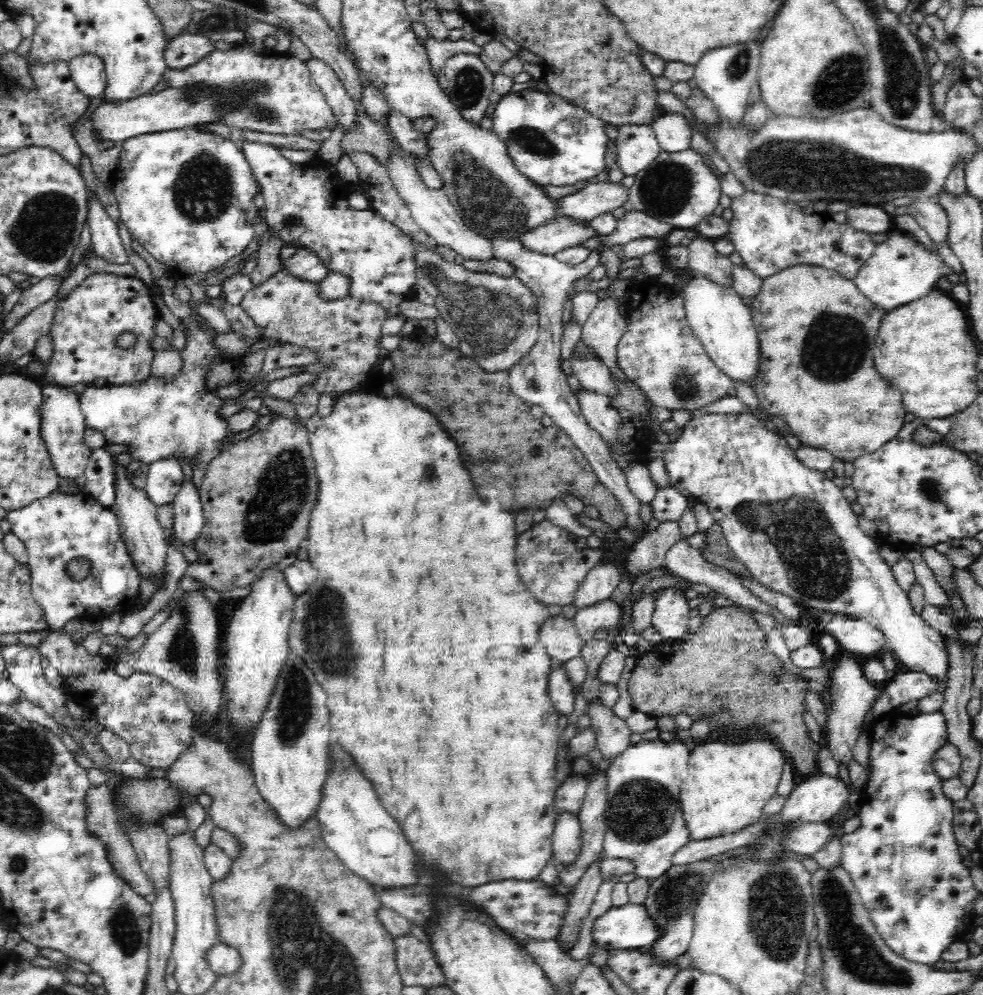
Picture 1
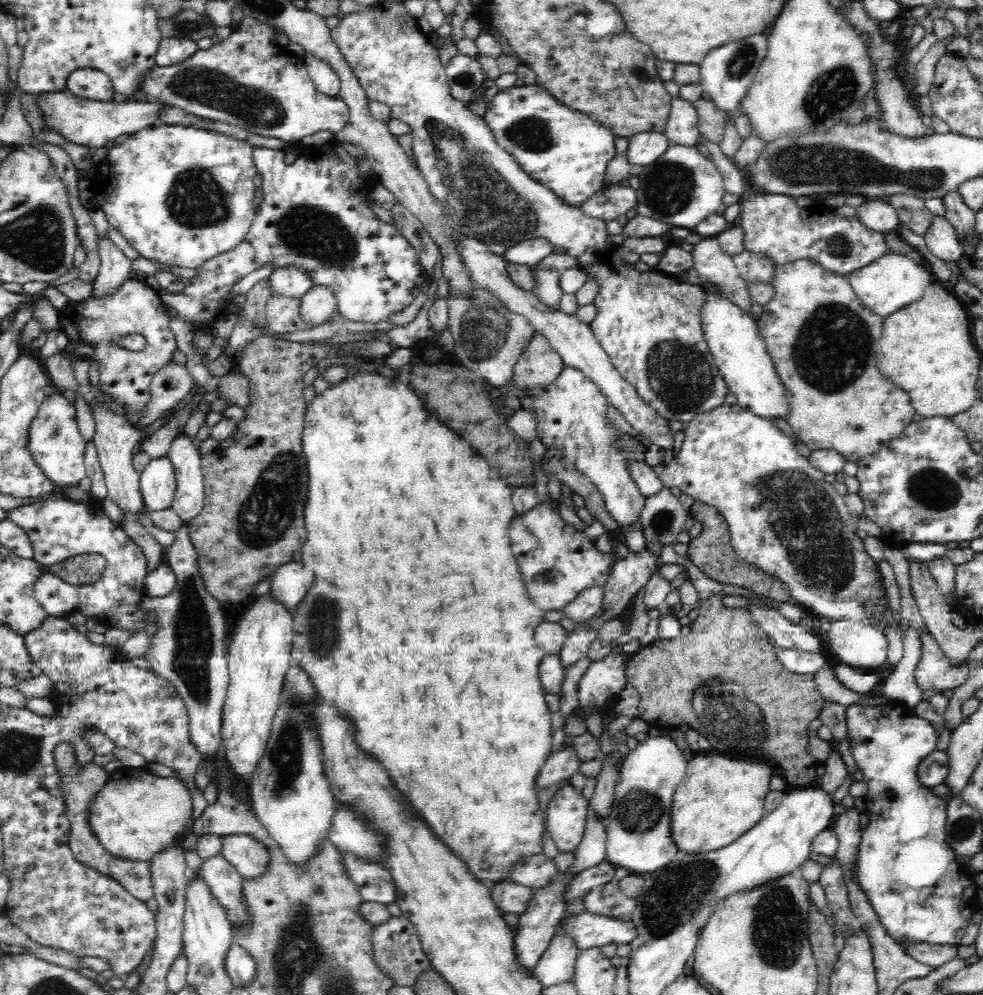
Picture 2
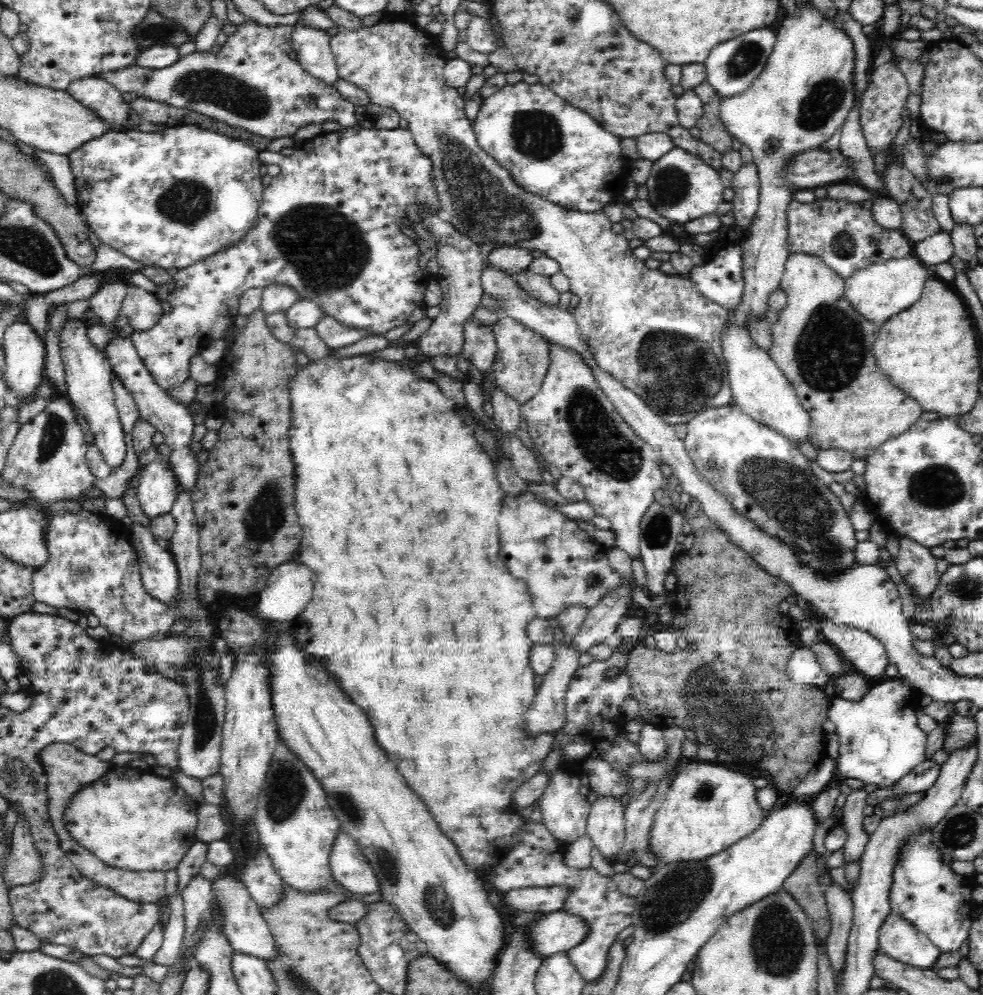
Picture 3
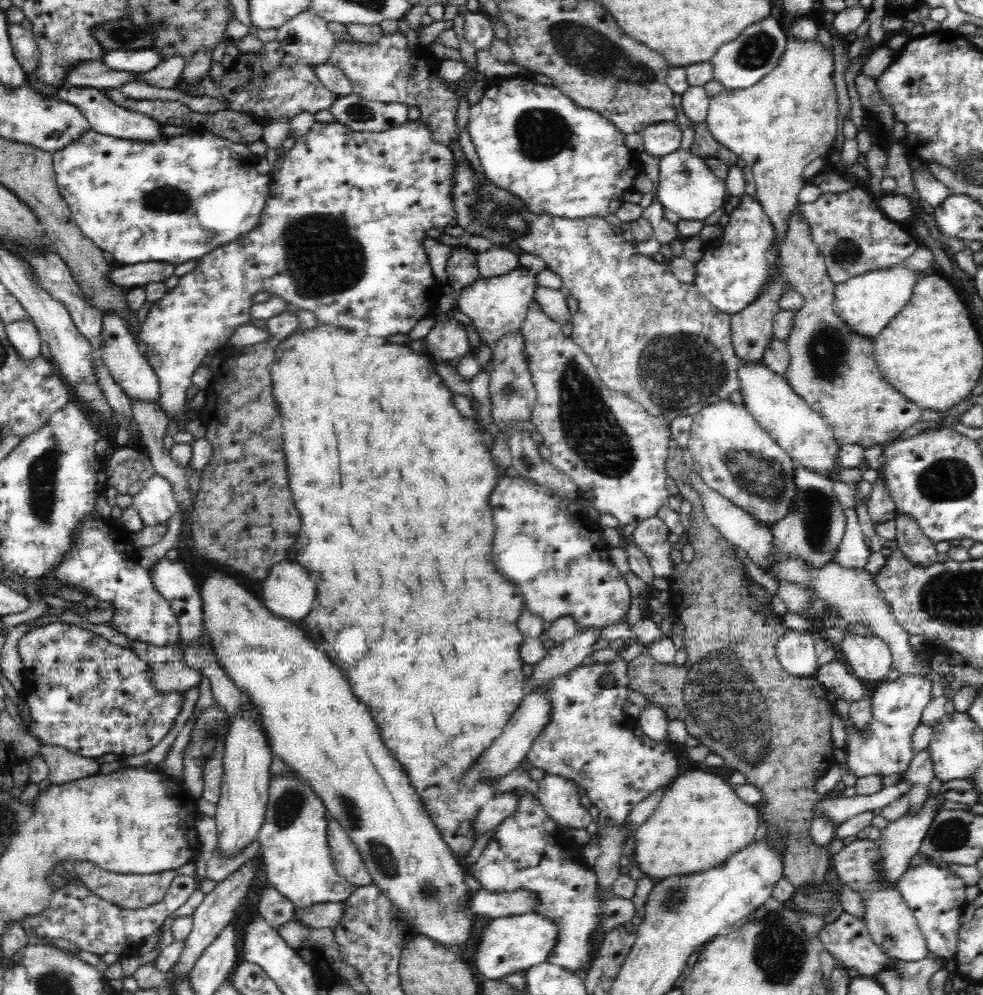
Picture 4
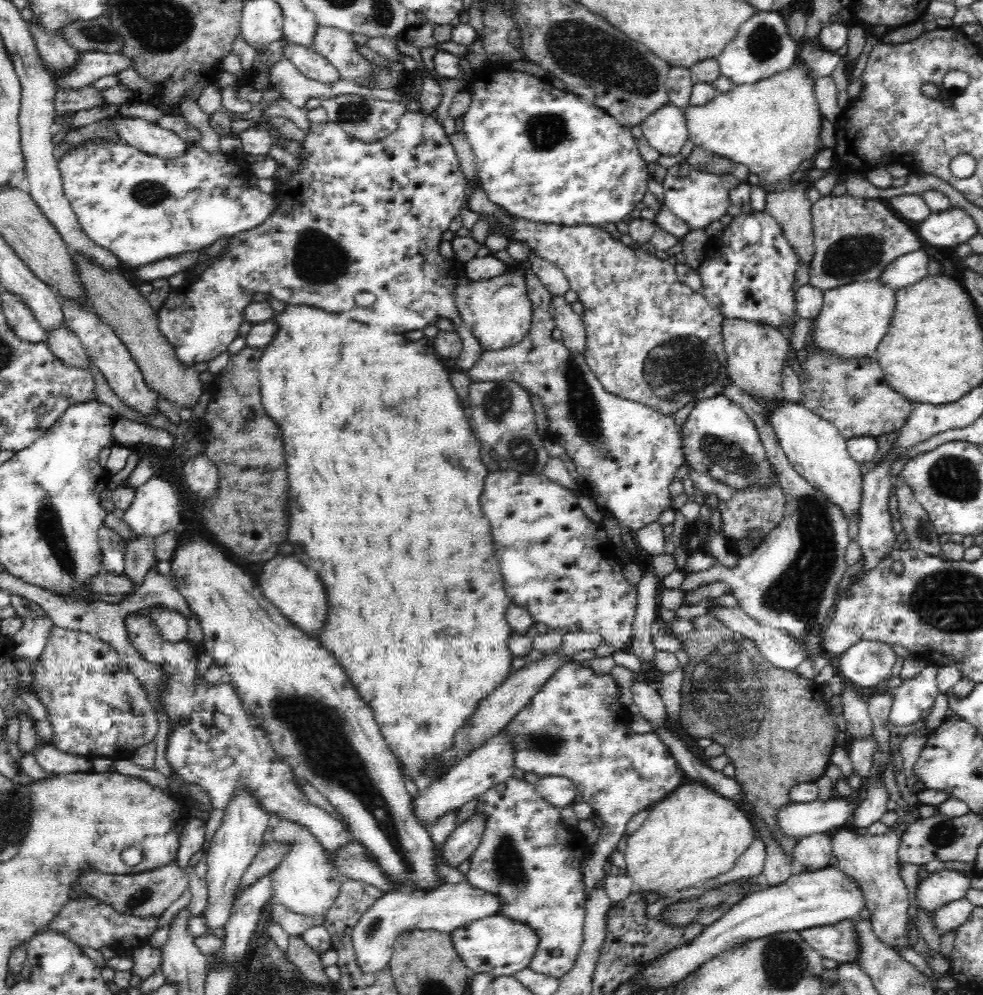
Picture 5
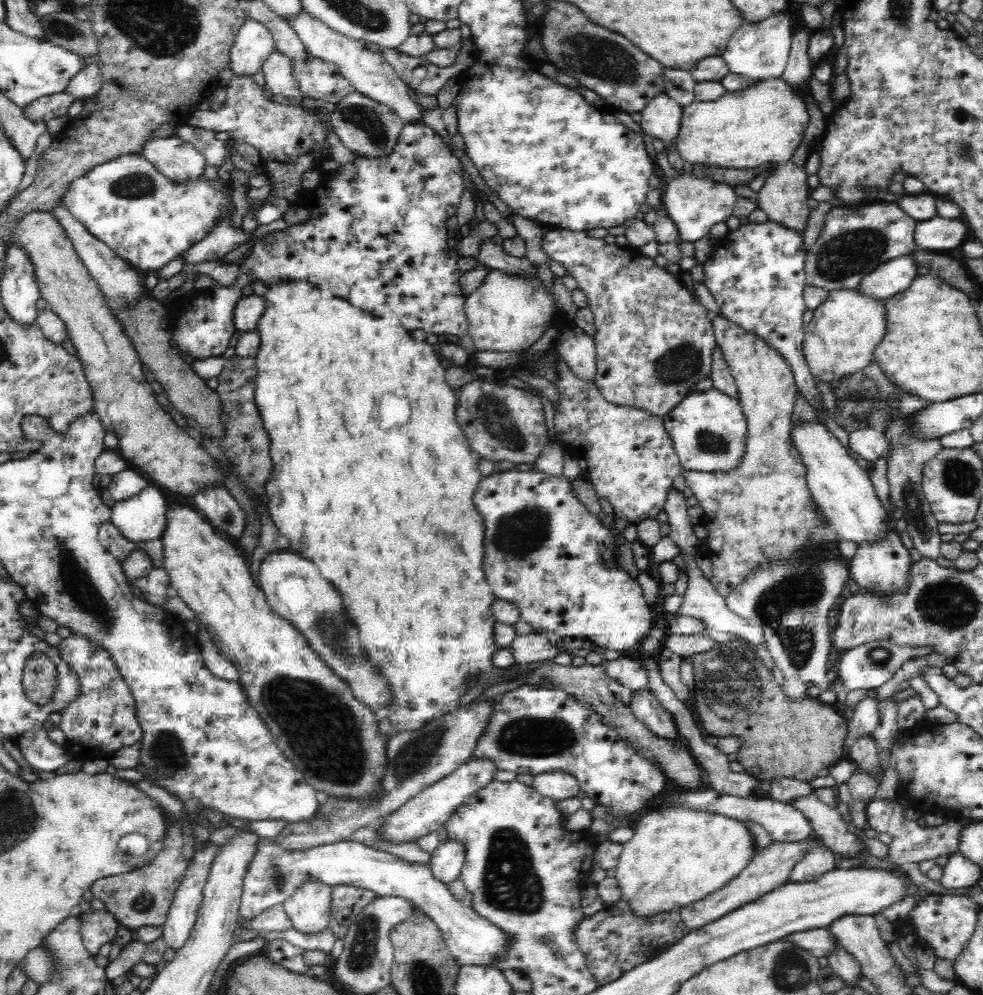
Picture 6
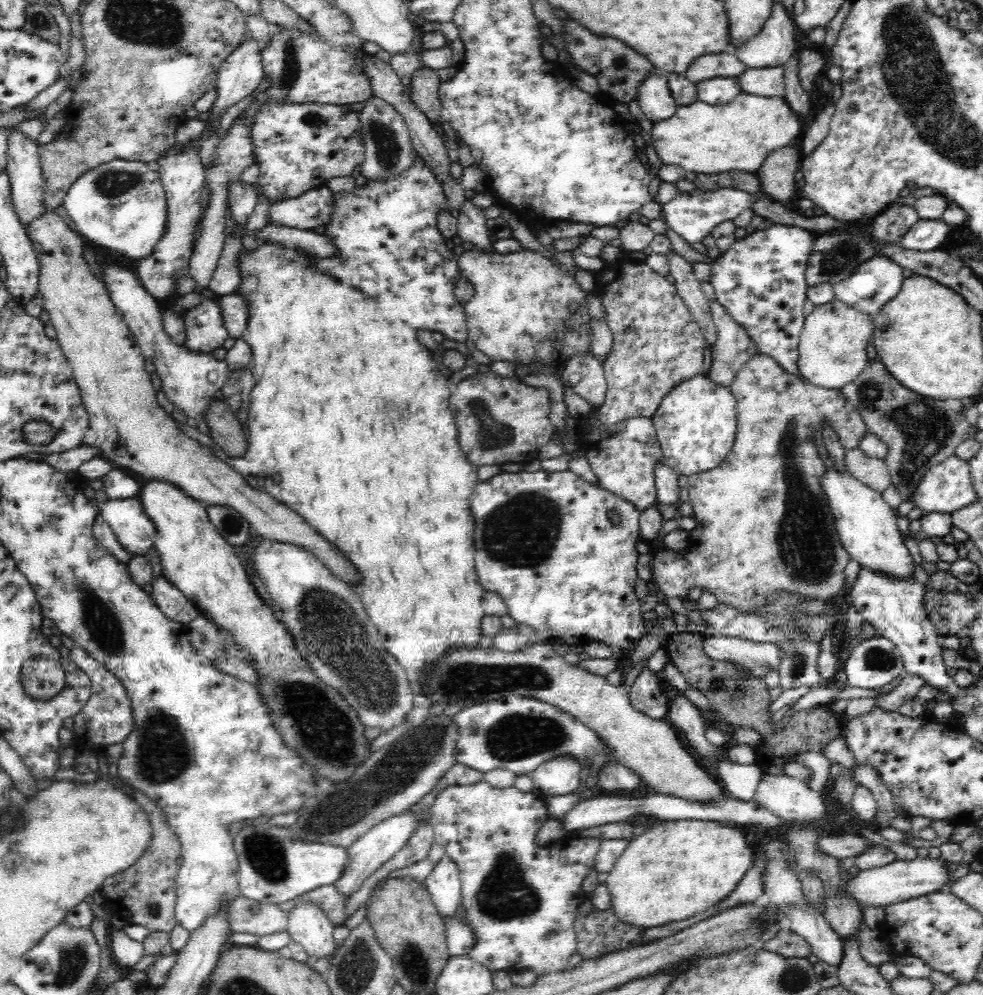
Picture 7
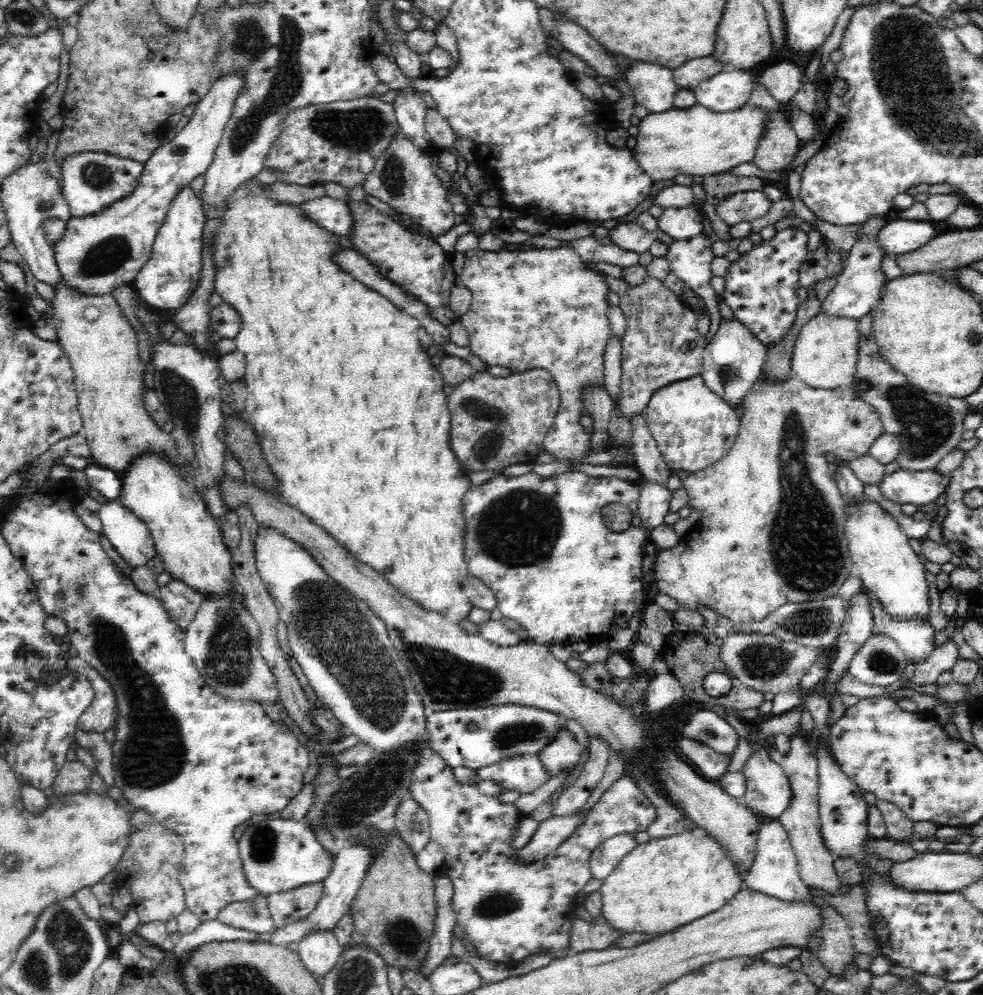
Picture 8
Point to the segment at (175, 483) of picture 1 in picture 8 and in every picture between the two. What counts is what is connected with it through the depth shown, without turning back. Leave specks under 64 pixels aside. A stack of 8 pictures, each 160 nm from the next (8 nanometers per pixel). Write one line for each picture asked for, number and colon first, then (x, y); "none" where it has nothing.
2: (157, 483)
3: (156, 491)
4: (155, 502)
5: (156, 508)
6: (143, 517)
7: (134, 530)
8: (129, 536)

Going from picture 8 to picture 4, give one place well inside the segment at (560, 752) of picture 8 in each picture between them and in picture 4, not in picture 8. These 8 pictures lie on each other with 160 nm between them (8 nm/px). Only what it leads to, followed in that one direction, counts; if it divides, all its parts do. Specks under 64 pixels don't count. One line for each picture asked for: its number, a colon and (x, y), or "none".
4: (559, 797)
5: (559, 791)
6: (556, 784)
7: (560, 775)

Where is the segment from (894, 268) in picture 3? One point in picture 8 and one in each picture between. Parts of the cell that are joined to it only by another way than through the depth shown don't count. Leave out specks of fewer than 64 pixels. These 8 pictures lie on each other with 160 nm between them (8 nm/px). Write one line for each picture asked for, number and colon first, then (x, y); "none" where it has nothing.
4: (867, 302)
5: (853, 319)
6: (840, 340)
7: (832, 350)
8: (825, 355)

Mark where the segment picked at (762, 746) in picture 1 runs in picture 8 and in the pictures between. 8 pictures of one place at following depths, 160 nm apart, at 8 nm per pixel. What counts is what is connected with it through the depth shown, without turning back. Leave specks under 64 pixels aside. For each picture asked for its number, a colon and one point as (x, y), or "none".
2: (719, 799)
3: (707, 809)
4: (700, 822)
5: (693, 835)
6: (677, 856)
7: (678, 869)
8: (658, 887)

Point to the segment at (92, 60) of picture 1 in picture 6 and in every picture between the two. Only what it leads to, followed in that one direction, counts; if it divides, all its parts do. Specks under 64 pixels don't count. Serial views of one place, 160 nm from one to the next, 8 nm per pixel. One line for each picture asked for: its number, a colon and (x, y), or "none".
2: (87, 82)
3: (96, 93)
4: (103, 116)
5: (151, 139)
6: (180, 161)

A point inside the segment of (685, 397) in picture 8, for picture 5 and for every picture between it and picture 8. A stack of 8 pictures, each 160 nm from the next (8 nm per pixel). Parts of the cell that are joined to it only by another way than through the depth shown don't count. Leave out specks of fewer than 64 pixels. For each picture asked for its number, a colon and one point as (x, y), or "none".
5: (718, 439)
6: (708, 430)
7: (696, 423)

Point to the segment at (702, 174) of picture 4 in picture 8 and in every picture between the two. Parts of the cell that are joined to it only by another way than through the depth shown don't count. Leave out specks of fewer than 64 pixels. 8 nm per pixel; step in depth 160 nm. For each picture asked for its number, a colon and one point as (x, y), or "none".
5: (698, 198)
6: (695, 205)
7: (692, 216)
8: (679, 223)

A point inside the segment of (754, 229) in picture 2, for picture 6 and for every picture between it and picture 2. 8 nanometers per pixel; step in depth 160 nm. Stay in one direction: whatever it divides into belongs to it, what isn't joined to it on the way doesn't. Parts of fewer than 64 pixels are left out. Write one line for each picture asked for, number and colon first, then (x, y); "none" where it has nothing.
3: (844, 234)
4: (854, 236)
5: (854, 239)
6: (854, 240)

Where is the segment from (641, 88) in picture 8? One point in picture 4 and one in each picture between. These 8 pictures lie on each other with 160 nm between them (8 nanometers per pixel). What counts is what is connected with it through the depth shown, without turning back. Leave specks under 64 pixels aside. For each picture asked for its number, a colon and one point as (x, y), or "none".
4: (660, 139)
5: (666, 130)
6: (661, 118)
7: (654, 97)

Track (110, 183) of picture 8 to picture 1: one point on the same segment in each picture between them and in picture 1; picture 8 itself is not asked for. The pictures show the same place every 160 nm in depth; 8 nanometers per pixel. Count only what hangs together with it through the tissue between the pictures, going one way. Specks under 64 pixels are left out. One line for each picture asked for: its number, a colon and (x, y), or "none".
1: (183, 195)
2: (179, 195)
3: (168, 199)
4: (173, 200)
5: (143, 209)
6: (148, 220)
7: (120, 205)

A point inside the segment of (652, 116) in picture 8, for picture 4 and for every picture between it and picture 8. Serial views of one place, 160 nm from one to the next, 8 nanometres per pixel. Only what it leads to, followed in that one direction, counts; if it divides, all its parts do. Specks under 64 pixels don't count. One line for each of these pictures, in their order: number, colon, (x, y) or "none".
4: (787, 119)
5: (771, 126)
6: (759, 127)
7: (702, 138)

